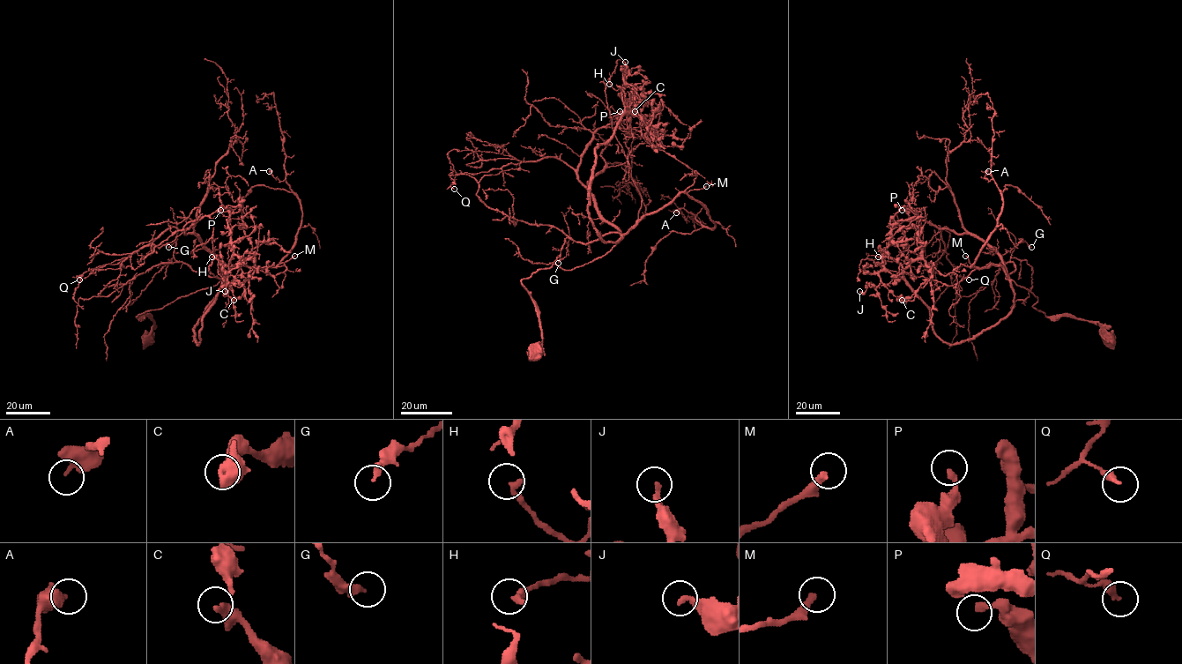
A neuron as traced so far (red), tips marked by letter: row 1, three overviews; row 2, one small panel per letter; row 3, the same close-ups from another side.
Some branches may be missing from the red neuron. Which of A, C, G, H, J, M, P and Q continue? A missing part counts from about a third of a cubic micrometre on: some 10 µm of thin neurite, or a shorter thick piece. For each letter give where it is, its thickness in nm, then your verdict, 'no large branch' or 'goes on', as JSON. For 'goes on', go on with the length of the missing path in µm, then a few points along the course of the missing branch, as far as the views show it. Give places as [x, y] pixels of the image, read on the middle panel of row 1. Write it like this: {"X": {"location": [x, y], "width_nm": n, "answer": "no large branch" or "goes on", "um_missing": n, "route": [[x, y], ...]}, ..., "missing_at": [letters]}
{"A": {"location": [676, 212], "width_nm": 400, "answer": "no large branch"}, "C": {"location": [635, 111], "width_nm": 220, "answer": "no large branch"}, "G": {"location": [558, 263], "width_nm": 300, "answer": "no large branch"}, "H": {"location": [609, 84], "width_nm": 280, "answer": "no large branch"}, "J": {"location": [625, 62], "width_nm": 240, "answer": "no large branch"}, "M": {"location": [706, 186], "width_nm": 280, "answer": "goes on", "um_missing": 50}, "P": {"location": [620, 111], "width_nm": 240, "answer": "no large branch"}, "Q": {"location": [454, 189], "width_nm": 300, "answer": "no large branch"}, "missing_at": ["M"]}

